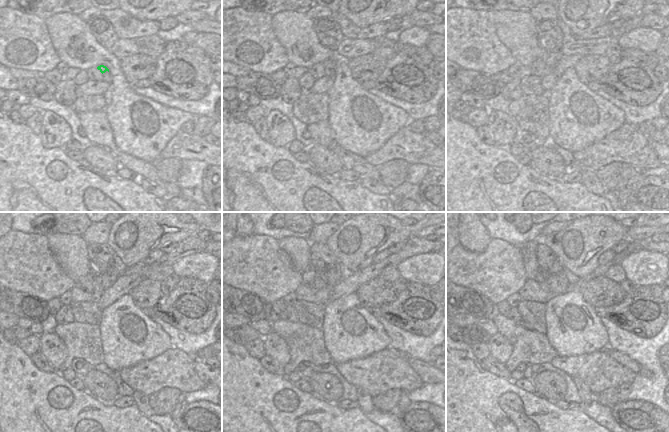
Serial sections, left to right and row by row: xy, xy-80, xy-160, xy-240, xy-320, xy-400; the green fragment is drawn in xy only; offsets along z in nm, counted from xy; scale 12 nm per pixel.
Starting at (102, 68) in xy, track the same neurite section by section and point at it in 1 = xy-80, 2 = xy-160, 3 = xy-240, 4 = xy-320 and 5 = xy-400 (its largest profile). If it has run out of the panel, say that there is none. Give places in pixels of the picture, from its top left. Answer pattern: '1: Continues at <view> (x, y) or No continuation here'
1: Continues at xy-80 (329, 66)
2: Continues at xy-160 (551, 60)
3: Continues at xy-240 (111, 275)
4: Continues at xy-320 (333, 276)
5: Continues at xy-400 (557, 268)

